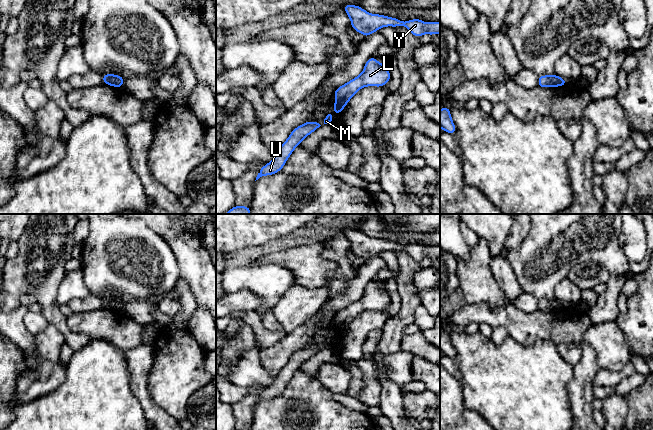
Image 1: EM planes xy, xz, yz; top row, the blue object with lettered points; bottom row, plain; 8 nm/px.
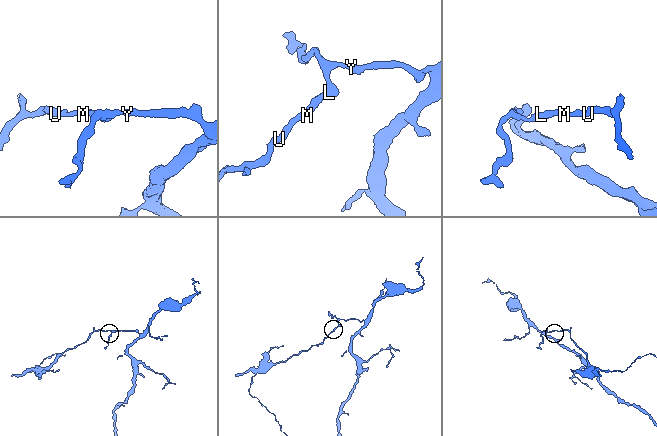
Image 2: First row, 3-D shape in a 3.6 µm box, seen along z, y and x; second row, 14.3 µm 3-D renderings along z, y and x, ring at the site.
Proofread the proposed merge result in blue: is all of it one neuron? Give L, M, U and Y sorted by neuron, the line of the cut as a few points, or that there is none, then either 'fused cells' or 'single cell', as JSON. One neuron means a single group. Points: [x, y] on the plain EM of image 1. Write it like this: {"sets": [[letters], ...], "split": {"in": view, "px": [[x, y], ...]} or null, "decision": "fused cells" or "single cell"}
{"sets": [["L", "Y"], ["M", "U"]], "split": {"in": "xy", "px": [[113, 298], [111, 306], [115, 310]]}, "decision": "fused cells"}

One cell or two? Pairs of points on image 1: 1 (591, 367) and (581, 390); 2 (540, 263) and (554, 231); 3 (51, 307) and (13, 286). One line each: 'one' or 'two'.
1: one
2: one
3: one

